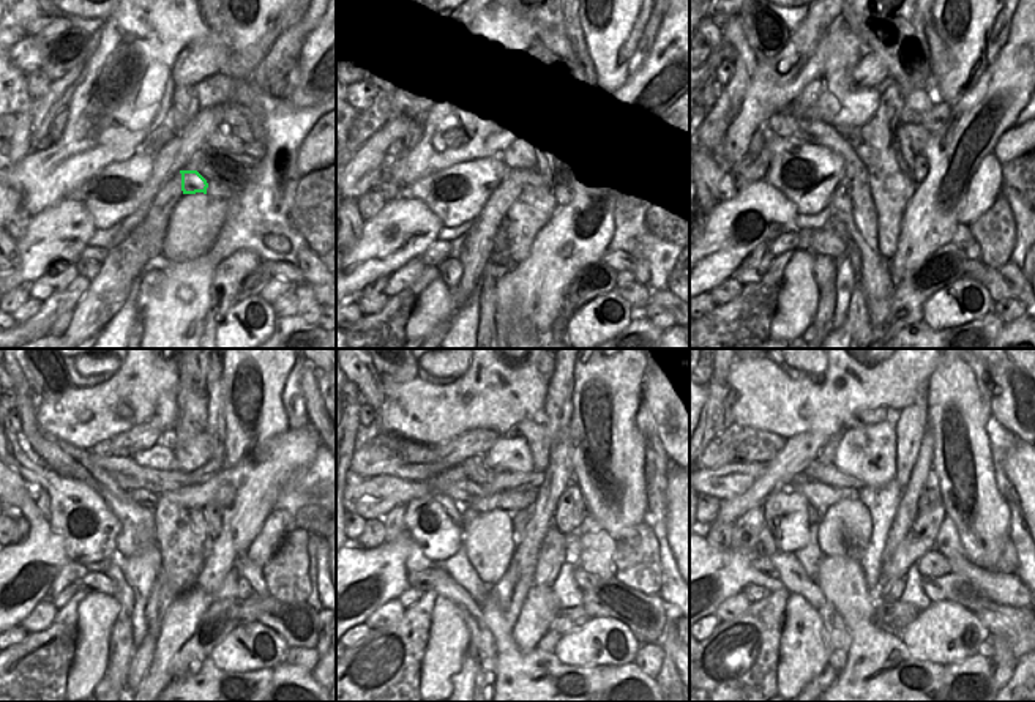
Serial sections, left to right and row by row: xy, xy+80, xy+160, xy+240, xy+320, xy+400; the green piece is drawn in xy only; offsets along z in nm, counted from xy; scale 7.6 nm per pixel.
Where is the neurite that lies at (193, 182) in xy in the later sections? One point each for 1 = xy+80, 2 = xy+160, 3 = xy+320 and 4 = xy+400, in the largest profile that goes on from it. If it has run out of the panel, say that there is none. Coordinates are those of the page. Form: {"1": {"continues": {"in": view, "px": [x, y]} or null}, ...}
{"1": {"continues": {"in": "xy+80", "px": [538, 171]}}, "2": {"continues": {"in": "xy+160", "px": [863, 152]}}, "3": {"continues": {"in": "xy+320", "px": [368, 496]}}, "4": {"continues": {"in": "xy+400", "px": [729, 481]}}}

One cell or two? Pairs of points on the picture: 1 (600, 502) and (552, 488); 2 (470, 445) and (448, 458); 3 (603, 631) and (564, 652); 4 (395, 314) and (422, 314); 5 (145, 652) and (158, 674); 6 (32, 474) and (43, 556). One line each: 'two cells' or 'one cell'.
1: two cells
2: one cell
3: one cell
4: two cells
5: two cells
6: two cells

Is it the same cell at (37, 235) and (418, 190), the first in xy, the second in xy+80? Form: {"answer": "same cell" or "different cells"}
{"answer": "different cells"}

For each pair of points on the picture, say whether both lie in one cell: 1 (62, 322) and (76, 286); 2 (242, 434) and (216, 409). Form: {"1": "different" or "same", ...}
{"1": "different", "2": "different"}

